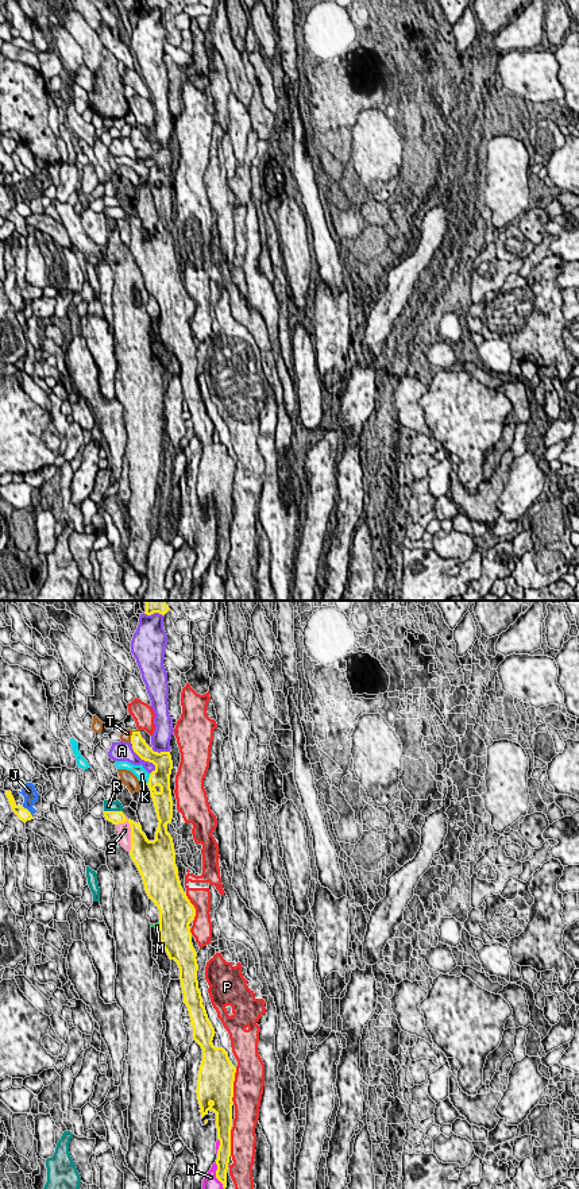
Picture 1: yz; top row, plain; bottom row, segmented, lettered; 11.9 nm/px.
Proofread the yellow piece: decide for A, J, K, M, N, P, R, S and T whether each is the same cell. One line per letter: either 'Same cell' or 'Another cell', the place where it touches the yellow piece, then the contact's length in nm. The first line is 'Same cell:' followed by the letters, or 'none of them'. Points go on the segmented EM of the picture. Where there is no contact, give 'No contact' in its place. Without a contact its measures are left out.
Same cell: K
A: Another cell. Touches yellow at yz (143, 759). Shared border 460 nm
J: Another cell. Touches yellow at yz (27, 810). Shared border 170 nm
K: Same cell. Touches yellow at yz (149, 779). Shared border 130 nm
M: Another cell. Touches yellow at yz (159, 929). Shared border 160 nm
N: Another cell. Touches yellow at yz (216, 1176). Shared border 340 nm
P: Another cell. Touches yellow at yz (232, 1087). Shared border 460 nm
R: Another cell. Touches yellow at yz (114, 811). Shared border 220 nm
S: Another cell. Touches yellow at yz (131, 834). Shared border 420 nm
T: Another cell. Touches yellow at yz (132, 734). Shared border 180 nm

